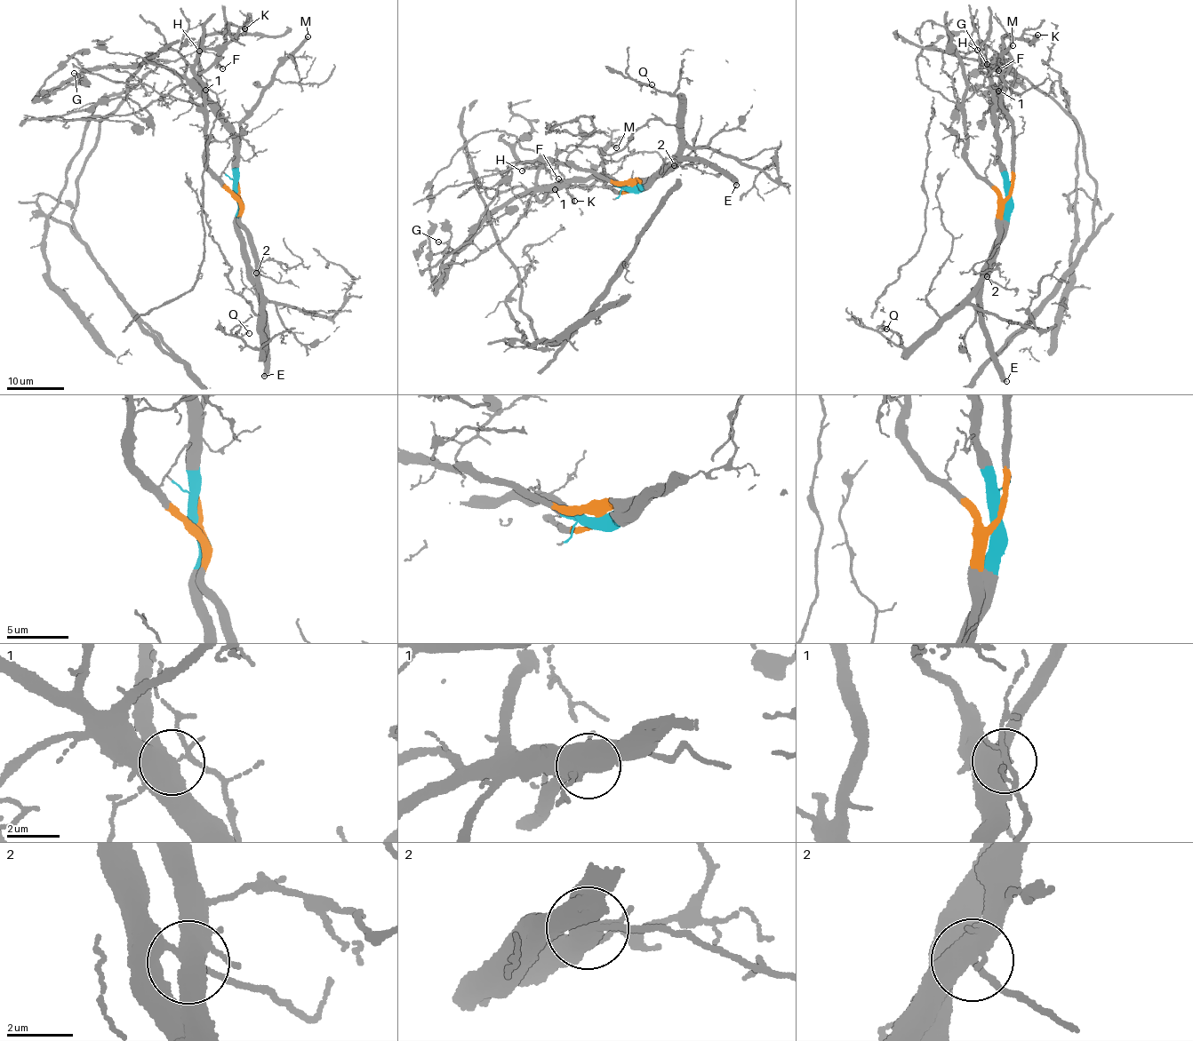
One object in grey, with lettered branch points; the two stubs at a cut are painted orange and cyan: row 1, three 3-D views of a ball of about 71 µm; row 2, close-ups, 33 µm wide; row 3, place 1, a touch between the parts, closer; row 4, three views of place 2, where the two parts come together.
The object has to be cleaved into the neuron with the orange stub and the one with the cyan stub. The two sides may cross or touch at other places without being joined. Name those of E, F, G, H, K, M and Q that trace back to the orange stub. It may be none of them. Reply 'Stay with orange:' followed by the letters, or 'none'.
Stay with orange: M, Q

